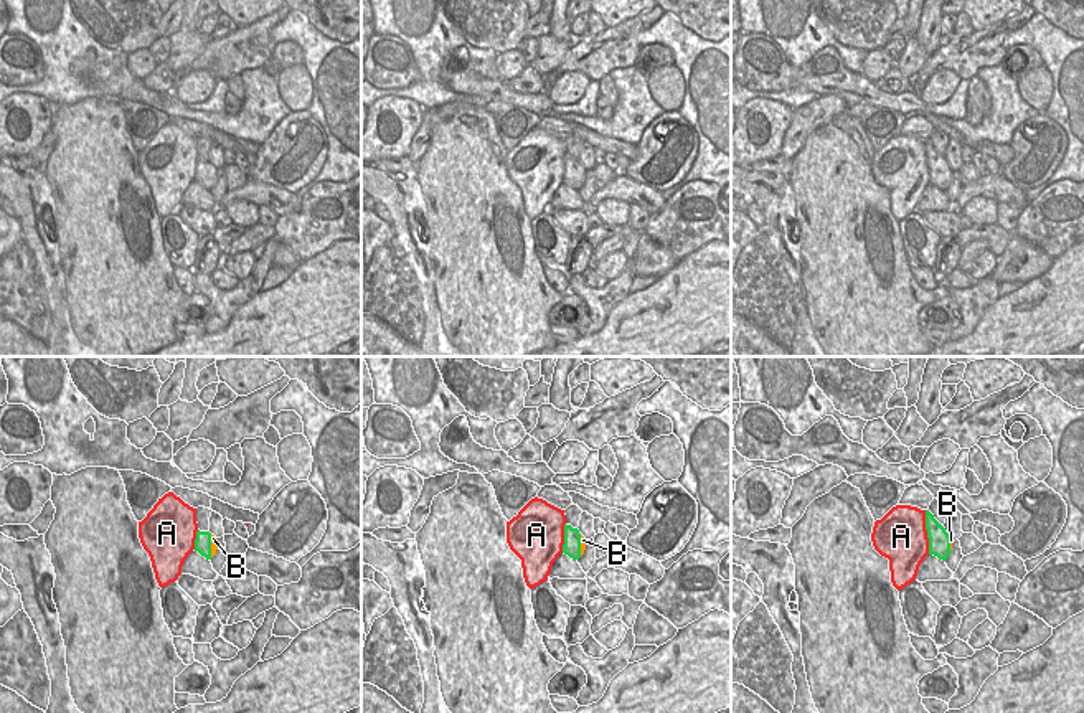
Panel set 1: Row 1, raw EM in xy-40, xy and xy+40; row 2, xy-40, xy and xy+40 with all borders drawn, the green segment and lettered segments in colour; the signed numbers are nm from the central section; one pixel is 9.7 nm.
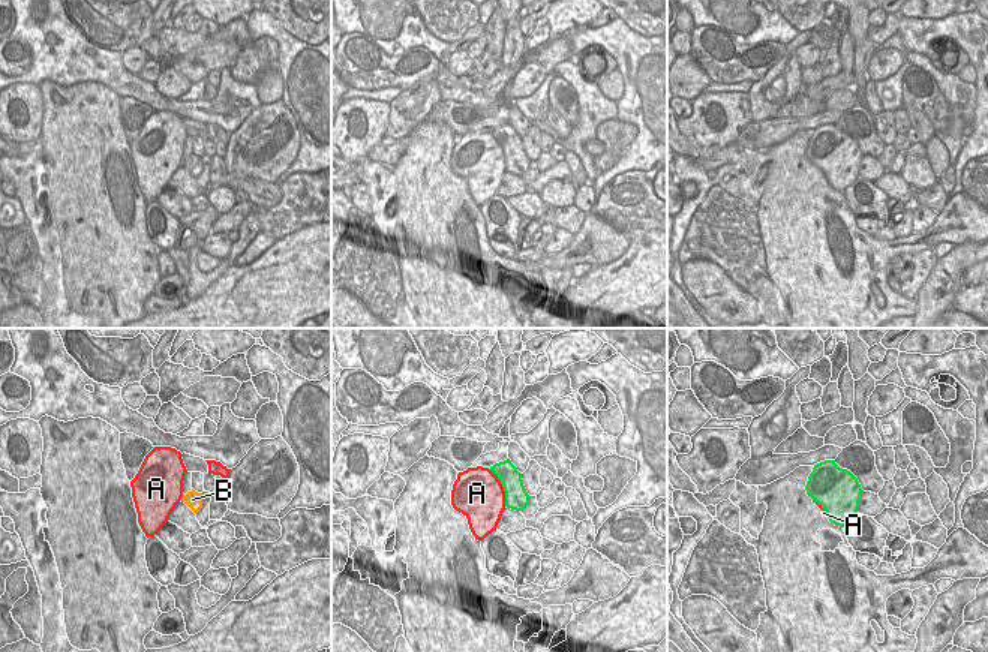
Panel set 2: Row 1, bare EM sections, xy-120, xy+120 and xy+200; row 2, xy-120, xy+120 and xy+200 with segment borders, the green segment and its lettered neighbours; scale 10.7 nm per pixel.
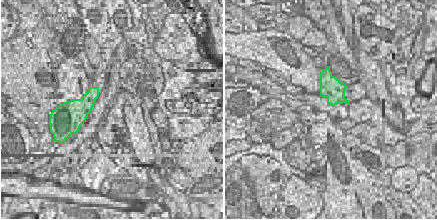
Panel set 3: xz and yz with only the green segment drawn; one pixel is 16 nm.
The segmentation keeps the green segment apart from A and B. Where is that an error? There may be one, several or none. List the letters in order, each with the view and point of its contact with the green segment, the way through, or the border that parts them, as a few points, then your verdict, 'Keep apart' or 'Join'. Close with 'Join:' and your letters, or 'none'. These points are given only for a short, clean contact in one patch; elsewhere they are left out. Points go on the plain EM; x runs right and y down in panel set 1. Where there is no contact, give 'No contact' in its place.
A: Touches green at xy+40 (928, 162). Join
B: Touches green at xy-40 (210, 177). Boundary: xy-40 (210, 165), (212, 187). Keep apart
Join: A.

